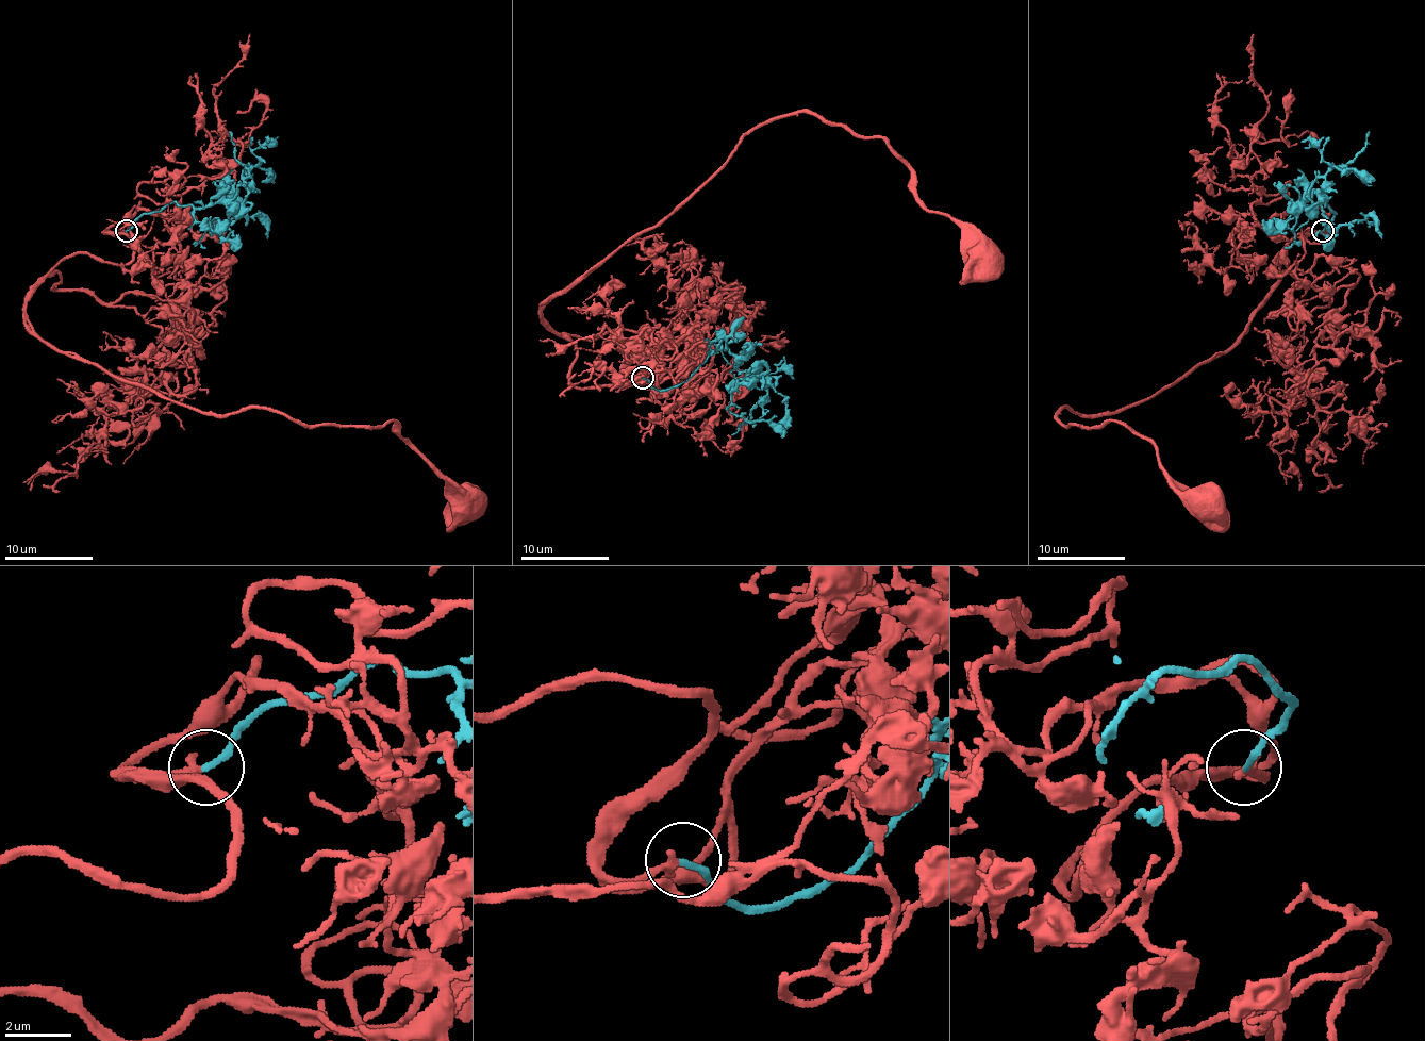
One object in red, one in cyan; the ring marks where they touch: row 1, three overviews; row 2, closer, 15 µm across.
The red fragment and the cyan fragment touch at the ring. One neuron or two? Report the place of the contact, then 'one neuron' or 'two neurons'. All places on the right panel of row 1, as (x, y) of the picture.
(1322, 230) | one neuron

